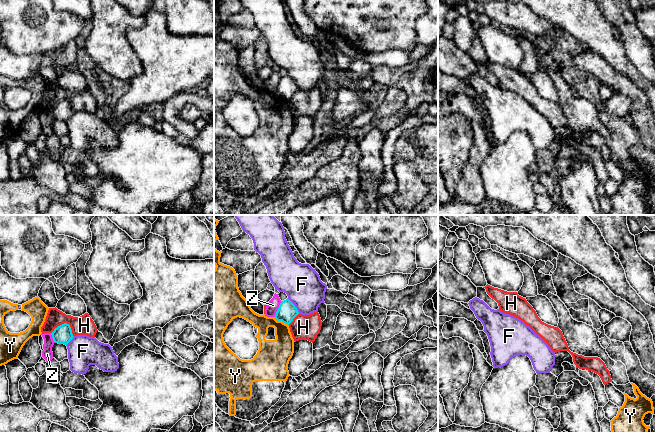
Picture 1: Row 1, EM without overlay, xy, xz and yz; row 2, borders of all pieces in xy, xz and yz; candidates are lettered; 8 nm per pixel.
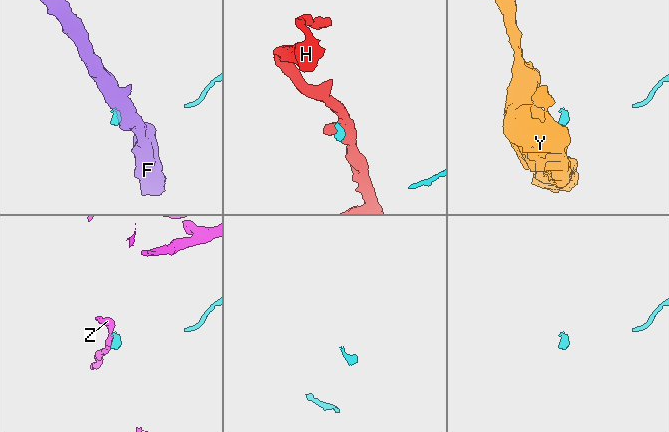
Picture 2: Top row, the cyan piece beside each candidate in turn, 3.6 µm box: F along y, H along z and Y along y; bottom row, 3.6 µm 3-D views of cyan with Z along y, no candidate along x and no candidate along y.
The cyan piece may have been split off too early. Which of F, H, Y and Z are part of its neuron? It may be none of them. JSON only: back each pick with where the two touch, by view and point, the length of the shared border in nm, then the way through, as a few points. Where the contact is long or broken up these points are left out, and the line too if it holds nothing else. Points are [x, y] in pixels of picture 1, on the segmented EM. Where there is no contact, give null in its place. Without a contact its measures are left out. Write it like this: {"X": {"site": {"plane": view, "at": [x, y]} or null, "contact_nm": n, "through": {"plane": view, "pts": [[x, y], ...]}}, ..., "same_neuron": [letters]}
{"same_neuron": []}

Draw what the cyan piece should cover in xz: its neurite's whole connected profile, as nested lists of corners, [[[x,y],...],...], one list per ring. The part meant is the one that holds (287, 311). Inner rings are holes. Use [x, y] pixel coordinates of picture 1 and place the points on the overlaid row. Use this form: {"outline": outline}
{"outline": [[[287,298],[281,301],[275,319],[289,325],[298,314],[299,312],[295,305]]]}

